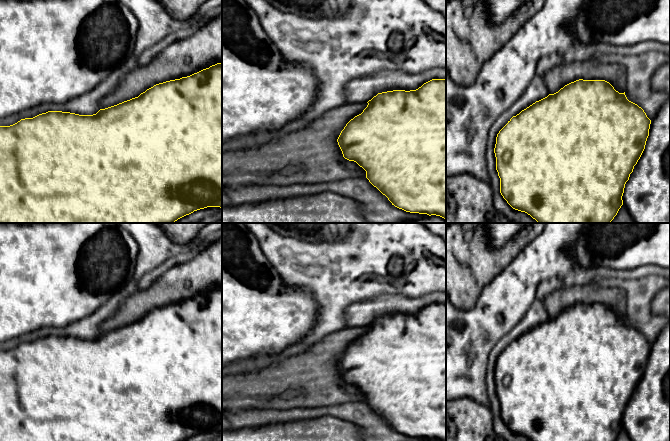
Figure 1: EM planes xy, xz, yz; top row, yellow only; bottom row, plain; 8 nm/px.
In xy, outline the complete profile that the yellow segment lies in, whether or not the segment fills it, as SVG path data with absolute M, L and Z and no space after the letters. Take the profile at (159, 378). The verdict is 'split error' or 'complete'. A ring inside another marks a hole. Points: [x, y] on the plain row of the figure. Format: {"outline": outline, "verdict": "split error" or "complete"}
{"outline": "M217 287L187 301L156 308L138 321L100 333L93 339L48 335L33 342L21 343L10 350L0 350L0 441L184 441L207 431L222 432L222 287Z", "verdict": "complete"}

